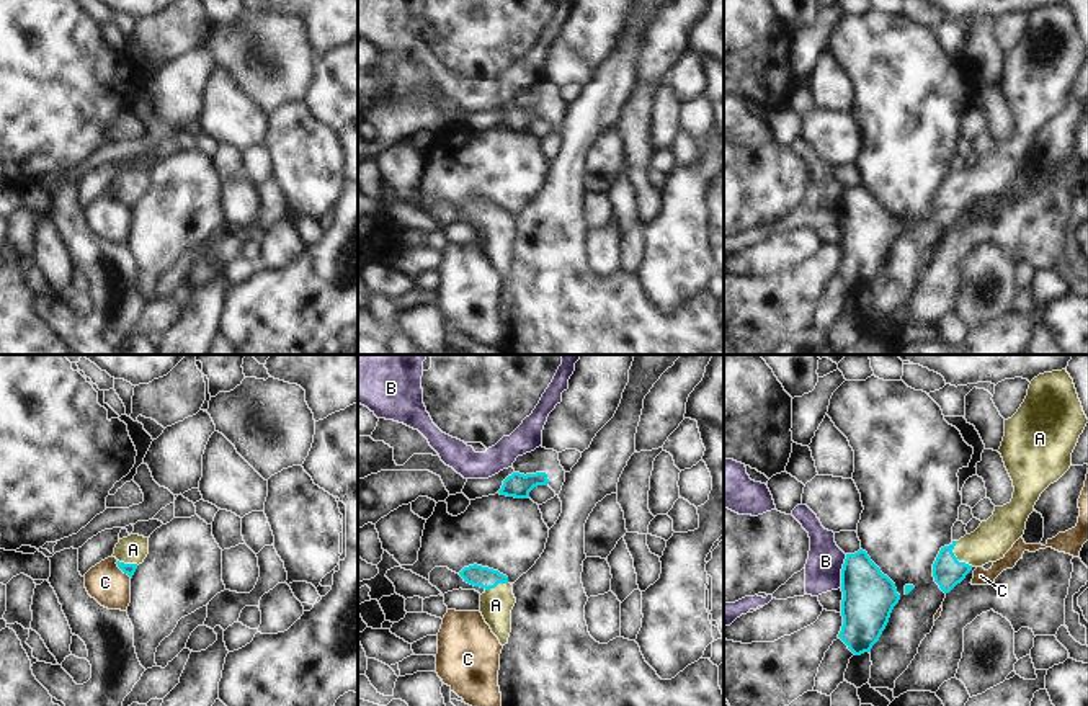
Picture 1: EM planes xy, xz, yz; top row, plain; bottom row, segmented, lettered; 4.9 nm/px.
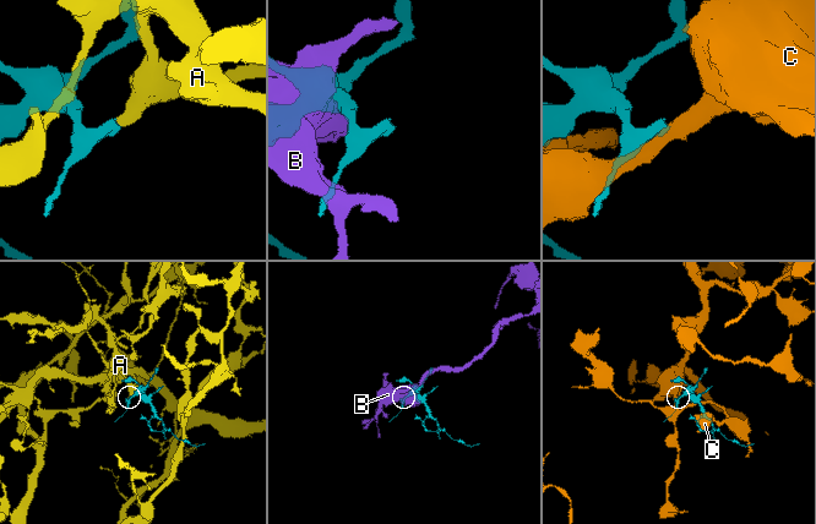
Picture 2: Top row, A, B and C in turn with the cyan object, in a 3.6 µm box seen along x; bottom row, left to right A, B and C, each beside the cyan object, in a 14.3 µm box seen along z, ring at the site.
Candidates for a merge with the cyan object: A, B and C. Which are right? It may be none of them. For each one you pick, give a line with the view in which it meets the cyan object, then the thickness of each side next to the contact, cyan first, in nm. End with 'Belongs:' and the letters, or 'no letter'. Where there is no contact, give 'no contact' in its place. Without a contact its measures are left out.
A: yz | 150/190 nm
Belongs: A

